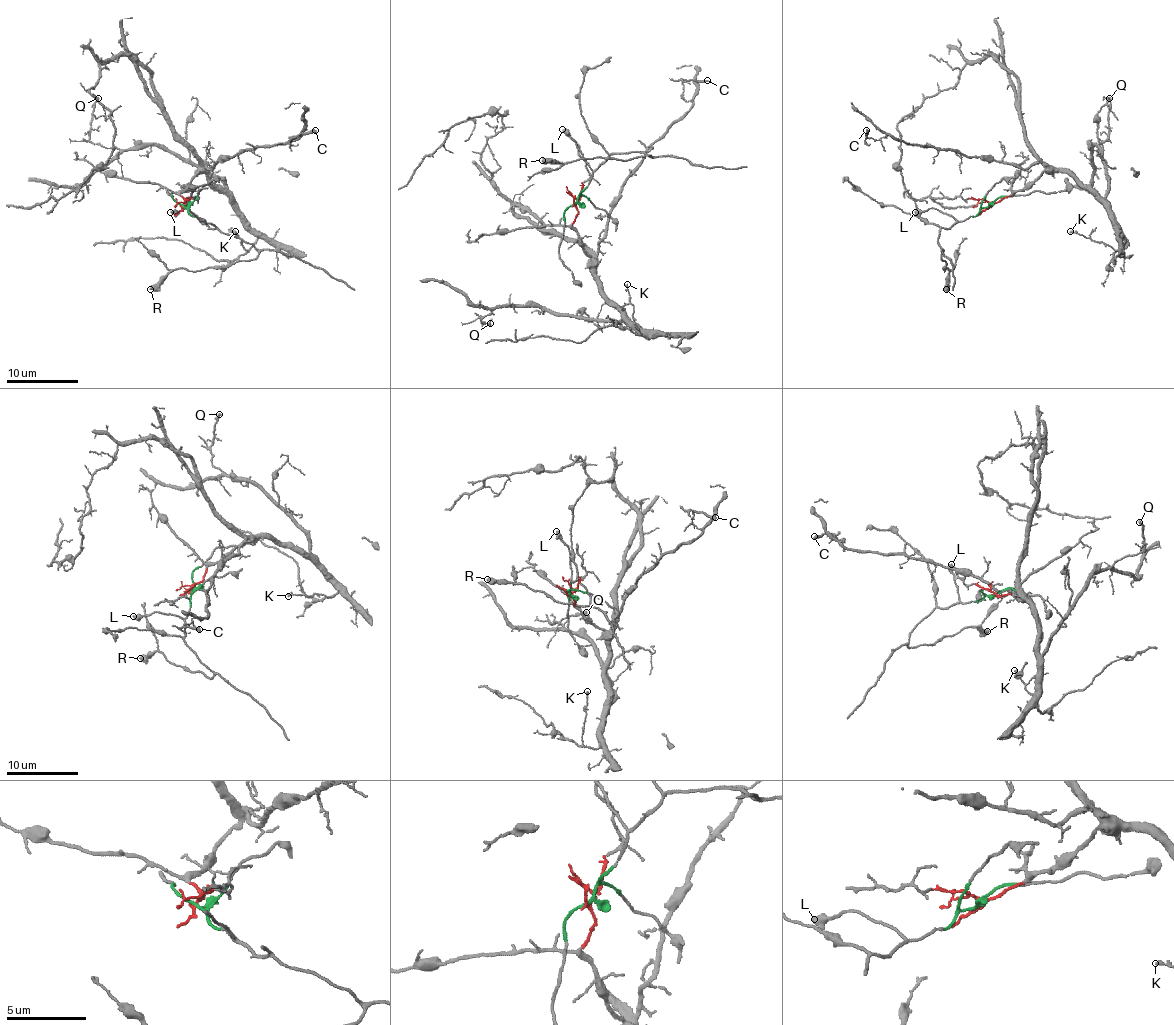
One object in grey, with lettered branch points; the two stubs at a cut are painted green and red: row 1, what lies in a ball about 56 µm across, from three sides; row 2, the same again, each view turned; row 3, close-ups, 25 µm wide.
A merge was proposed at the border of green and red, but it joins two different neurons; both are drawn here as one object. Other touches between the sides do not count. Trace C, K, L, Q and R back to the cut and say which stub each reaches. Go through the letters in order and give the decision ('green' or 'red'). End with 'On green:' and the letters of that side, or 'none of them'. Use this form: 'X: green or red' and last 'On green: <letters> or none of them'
C: red
K: red
L: green
Q: red
R: green
On green: L, R

